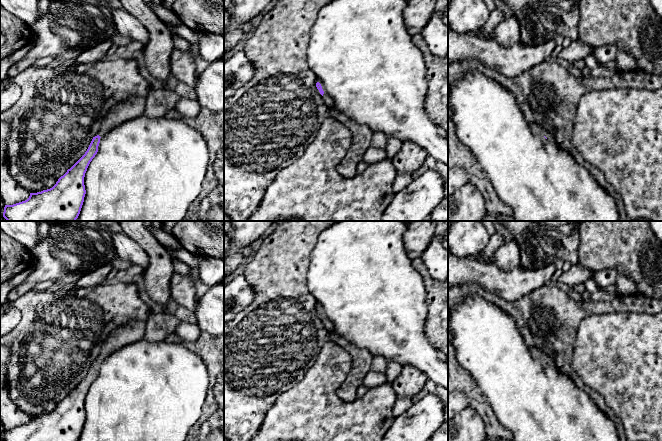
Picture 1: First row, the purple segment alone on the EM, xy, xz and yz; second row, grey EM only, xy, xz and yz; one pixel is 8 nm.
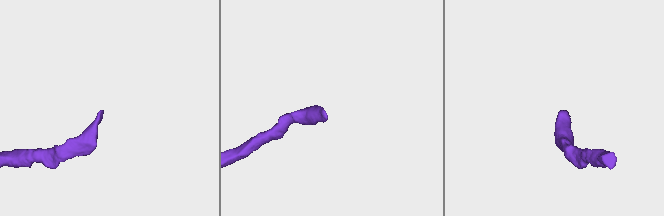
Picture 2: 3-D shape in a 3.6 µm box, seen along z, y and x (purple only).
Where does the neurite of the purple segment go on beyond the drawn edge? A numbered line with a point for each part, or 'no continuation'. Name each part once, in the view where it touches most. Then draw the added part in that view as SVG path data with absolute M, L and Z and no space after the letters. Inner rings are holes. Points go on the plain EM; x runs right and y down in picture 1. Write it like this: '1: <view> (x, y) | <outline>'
1: xz (328, 324) | M324 317L322 321L323 321L323 324L324 324L325 328L328 331L333 332L334 326L333 326L332 321L330 319L328 319L327 317Z

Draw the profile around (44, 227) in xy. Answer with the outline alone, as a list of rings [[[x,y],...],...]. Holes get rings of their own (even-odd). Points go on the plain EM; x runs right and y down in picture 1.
[[[42,221],[39,223],[39,239],[40,239],[40,241],[44,240],[48,236],[50,226],[51,225],[46,221]]]

